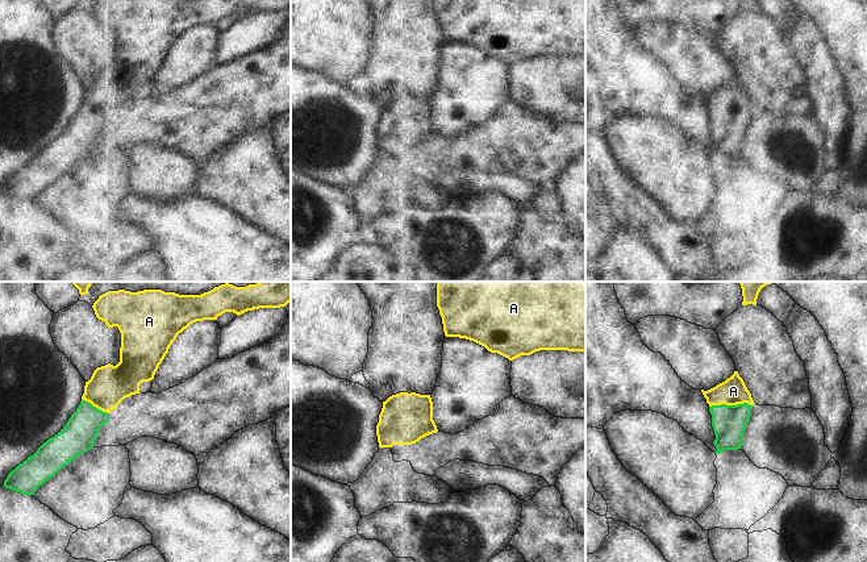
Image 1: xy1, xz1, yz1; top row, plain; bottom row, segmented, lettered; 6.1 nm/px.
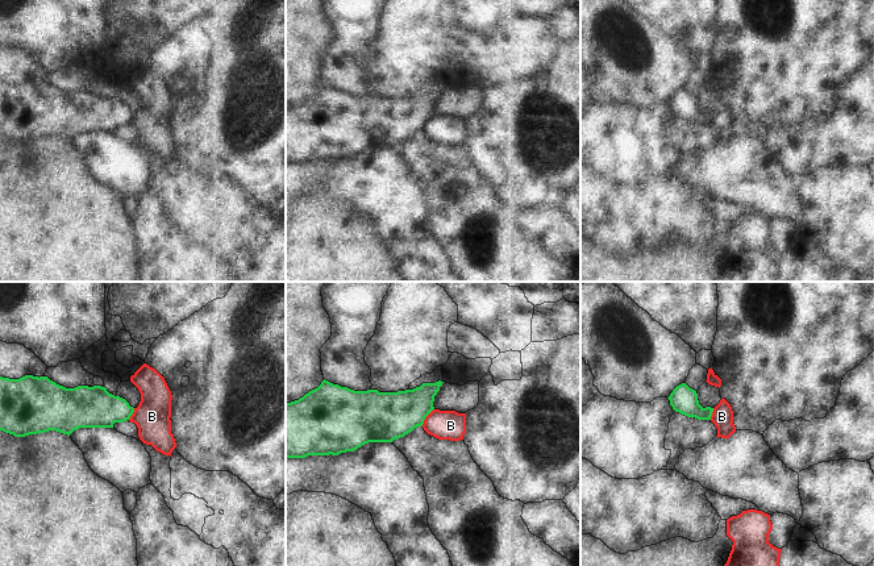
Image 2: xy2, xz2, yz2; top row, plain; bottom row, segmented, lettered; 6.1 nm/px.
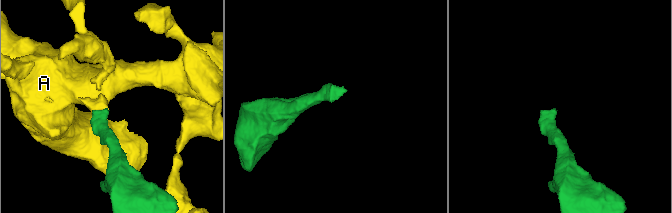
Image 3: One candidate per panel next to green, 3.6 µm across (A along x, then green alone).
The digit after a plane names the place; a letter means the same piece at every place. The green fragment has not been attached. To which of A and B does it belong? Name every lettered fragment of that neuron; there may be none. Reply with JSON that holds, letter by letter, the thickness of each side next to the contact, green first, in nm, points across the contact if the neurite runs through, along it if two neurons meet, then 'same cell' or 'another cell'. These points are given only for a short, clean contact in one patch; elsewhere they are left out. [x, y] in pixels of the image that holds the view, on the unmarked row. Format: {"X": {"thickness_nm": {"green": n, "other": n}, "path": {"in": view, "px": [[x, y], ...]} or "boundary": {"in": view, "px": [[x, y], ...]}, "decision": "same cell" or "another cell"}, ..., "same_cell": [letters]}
{"A": {"thickness_nm": {"green": 200, "other": 170}, "path": {"in": "yz1", "px": [[729, 127], [730, 111], [733, 96]]}, "decision": "same cell"}, "B": {"thickness_nm": {"green": 300, "other": 180}, "boundary": {"in": "xz2", "px": [[433, 113], [421, 130]]}, "decision": "another cell"}, "same_cell": ["A"]}

